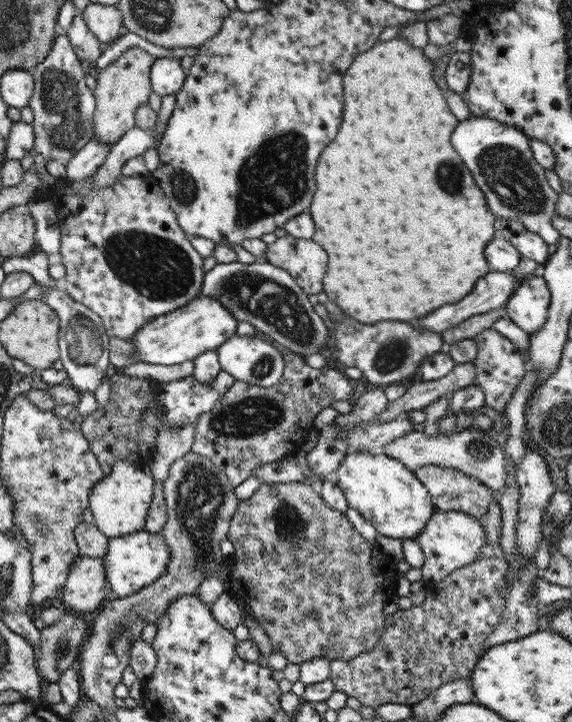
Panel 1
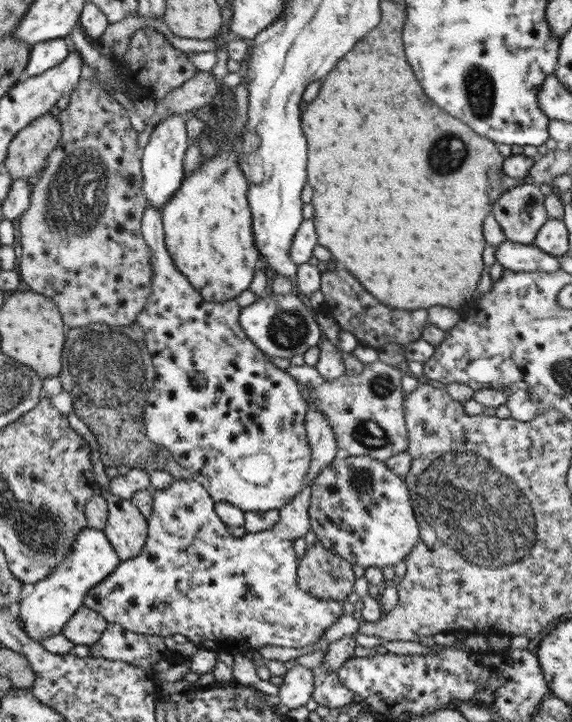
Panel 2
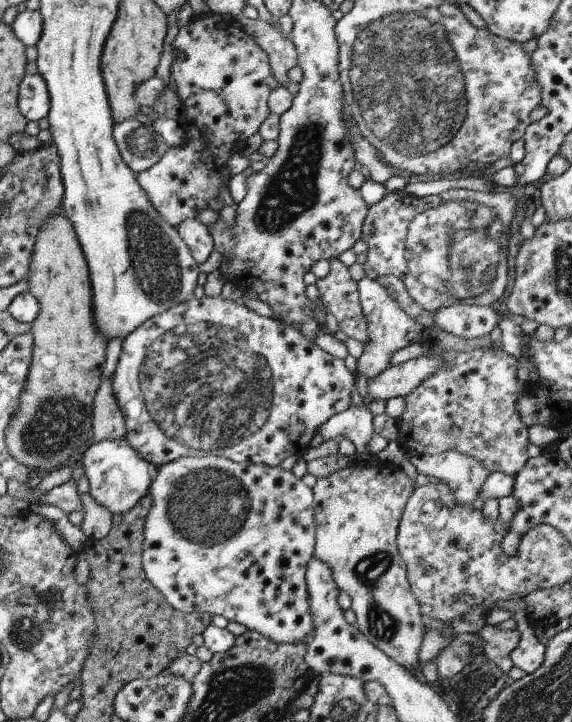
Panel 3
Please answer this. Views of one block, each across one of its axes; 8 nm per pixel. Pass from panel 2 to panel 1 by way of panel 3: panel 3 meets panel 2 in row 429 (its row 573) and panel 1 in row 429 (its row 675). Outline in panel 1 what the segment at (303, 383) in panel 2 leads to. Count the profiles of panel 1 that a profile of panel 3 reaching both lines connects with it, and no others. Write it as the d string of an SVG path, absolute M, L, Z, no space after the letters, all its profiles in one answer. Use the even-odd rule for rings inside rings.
M418 428L392 441L380 452L389 458L400 461L411 471L429 464L442 465L470 473L472 477L482 481L494 492L502 493L506 489L508 474L506 474L505 452L494 437L491 437L485 430L471 428L456 432L456 434L434 434L430 437Z

